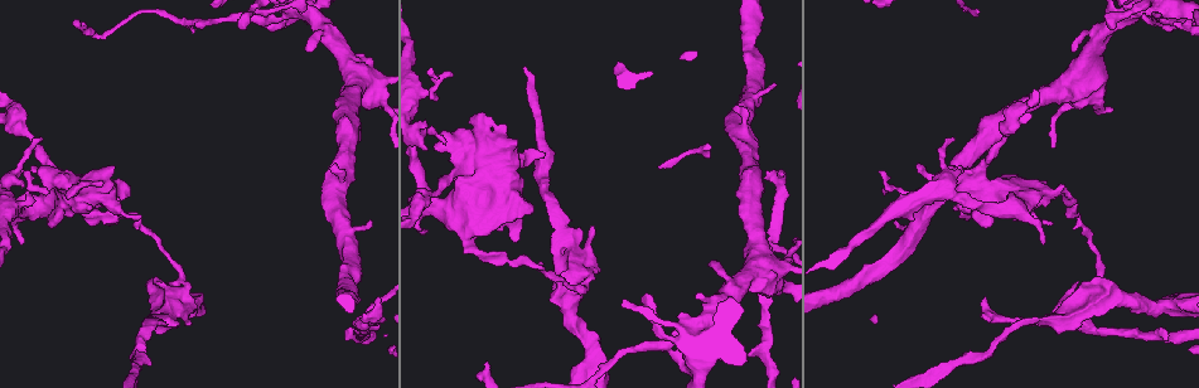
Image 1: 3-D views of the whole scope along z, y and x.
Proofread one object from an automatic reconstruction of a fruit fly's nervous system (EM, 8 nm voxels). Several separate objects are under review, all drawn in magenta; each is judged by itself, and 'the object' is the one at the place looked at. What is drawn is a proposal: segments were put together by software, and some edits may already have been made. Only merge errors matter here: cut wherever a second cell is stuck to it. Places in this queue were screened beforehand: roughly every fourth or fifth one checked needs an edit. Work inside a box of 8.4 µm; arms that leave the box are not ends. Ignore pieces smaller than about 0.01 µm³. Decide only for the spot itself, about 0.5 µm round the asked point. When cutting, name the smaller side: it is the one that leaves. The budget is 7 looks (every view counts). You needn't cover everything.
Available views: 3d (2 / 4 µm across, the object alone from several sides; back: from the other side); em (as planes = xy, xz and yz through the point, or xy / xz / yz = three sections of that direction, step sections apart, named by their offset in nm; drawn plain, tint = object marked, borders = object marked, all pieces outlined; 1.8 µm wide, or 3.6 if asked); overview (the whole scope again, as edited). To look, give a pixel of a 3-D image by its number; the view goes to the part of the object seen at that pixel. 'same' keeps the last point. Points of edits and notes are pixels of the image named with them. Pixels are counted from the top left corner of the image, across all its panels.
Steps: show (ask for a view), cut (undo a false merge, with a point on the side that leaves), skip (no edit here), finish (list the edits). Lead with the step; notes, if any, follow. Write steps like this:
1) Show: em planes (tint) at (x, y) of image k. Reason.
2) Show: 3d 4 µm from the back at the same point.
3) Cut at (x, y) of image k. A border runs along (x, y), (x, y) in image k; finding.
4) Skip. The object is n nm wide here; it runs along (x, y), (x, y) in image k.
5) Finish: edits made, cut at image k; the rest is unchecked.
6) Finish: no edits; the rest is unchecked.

Show: em yz step 4 (tint) at (485, 117) of image 1. Abrupt turn.

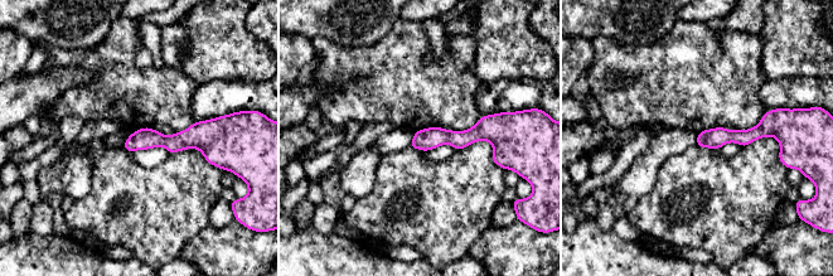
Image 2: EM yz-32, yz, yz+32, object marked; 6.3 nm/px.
Skip. Continuous, no second cell.

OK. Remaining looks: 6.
Show: em xy step 16 (tint) at (97, 215) of image 1. Sudden change in width.

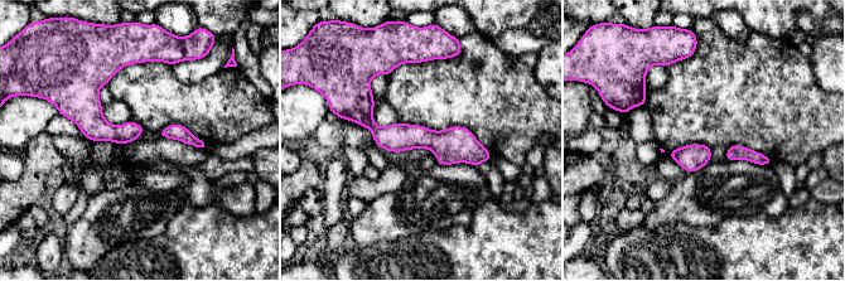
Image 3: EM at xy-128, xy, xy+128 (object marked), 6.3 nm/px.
Show: em planes (tint) at the same point. Another direction.

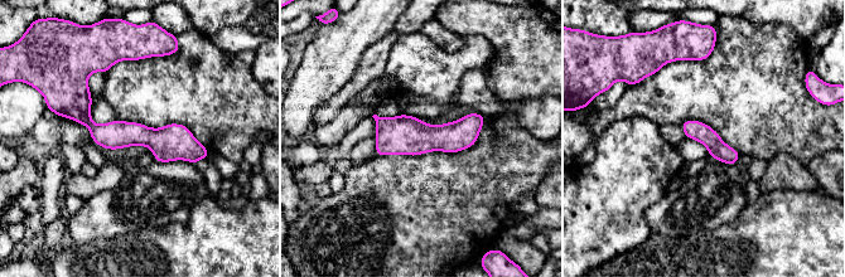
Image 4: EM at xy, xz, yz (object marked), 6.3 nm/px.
Skip. One cell here.

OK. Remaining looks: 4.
Show: em 3.6 µm planes (tint) at (1098, 288) of image 1. Sharp bend.

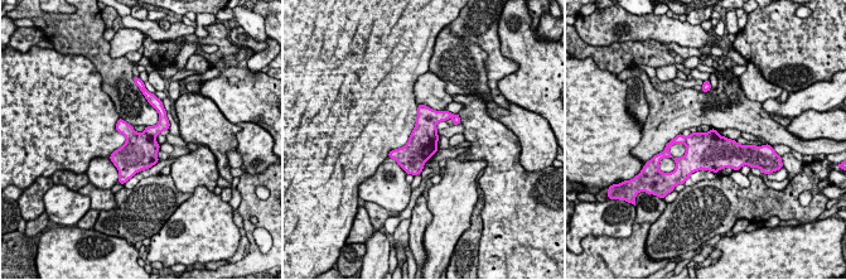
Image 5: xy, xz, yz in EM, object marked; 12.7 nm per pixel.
Cut at (140, 150) of image 5. A border runs along (144, 131), (154, 136) in image 5; a second cell is stuck on.

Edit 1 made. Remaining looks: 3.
Finish: edits made, cut at image 5; the rest is unchecked.

